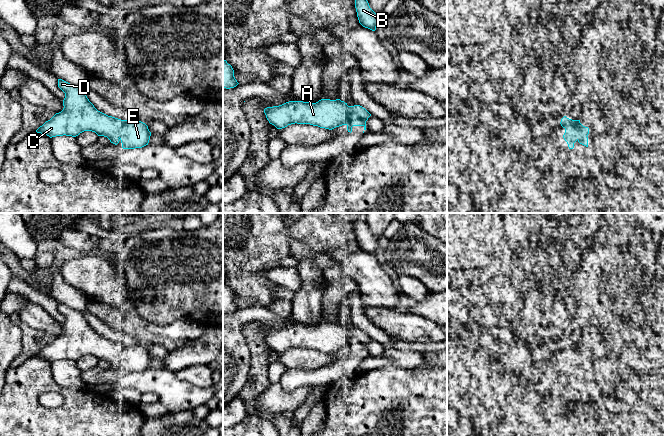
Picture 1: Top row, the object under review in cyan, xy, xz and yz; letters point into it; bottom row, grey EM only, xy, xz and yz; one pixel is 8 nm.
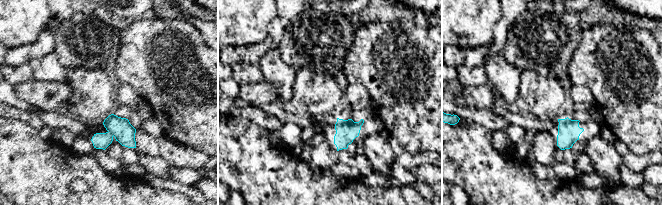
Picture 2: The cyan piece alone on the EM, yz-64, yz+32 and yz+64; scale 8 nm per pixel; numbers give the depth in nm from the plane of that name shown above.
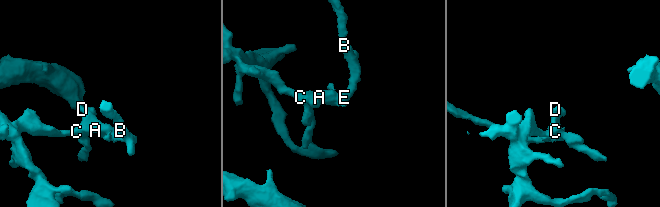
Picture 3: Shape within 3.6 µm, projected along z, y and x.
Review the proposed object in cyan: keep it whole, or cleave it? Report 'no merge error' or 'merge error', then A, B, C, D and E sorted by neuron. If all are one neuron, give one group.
no merge error | A B C D E

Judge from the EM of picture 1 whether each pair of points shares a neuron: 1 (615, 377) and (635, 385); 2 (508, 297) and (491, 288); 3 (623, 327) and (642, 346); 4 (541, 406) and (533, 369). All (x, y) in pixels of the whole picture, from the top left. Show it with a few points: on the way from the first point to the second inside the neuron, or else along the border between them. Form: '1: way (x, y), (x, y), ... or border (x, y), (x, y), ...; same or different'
1: border (619, 373), (621, 382); different
2: way (504, 294), (495, 291); same
3: way (628, 332), (637, 341); same
4: border (542, 365), (539, 378), (534, 382), (530, 382); different

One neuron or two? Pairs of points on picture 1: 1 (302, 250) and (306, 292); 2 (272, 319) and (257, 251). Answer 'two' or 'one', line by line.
1: one
2: two

